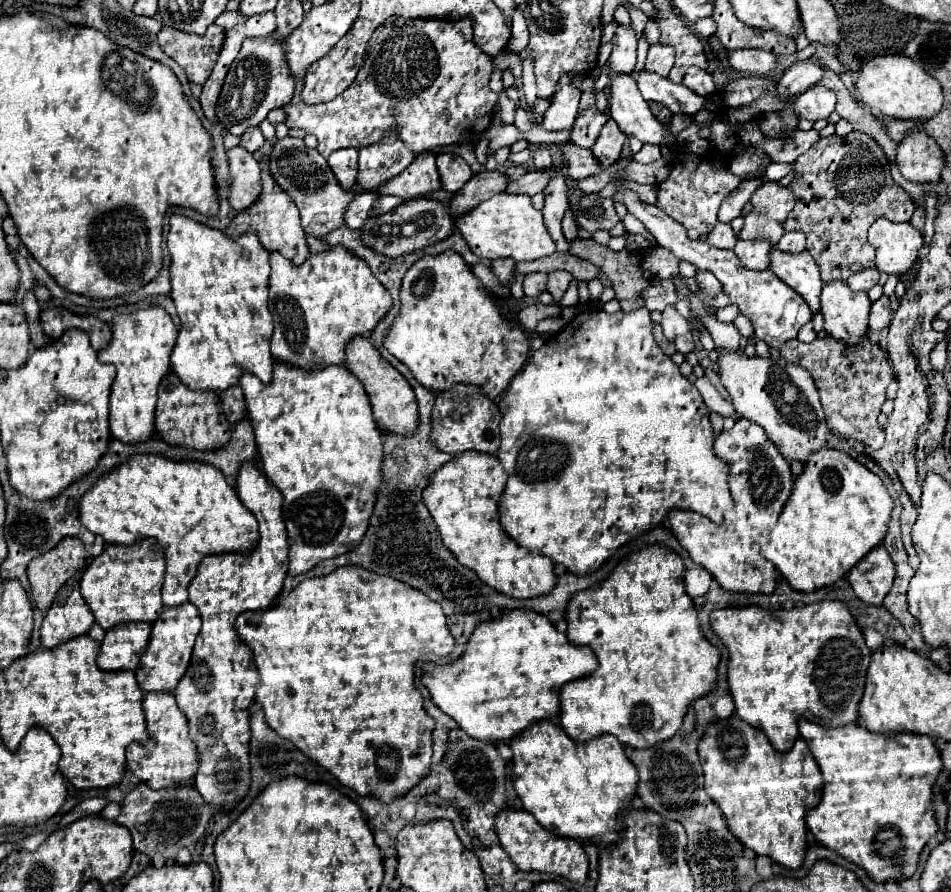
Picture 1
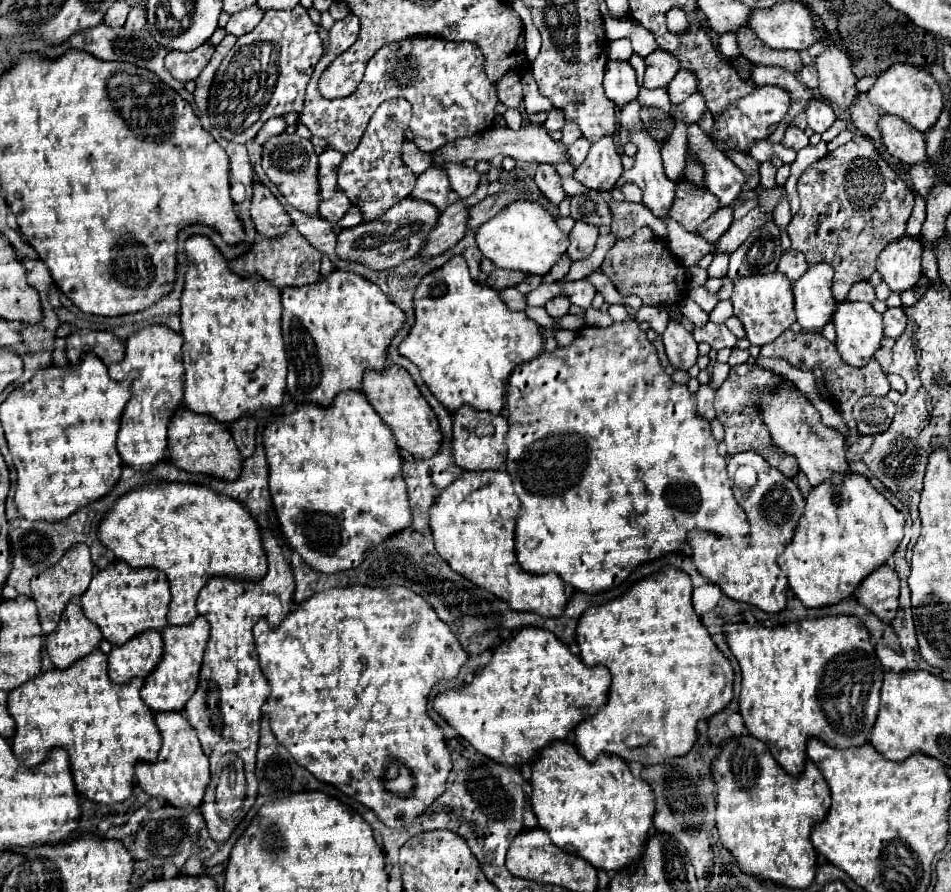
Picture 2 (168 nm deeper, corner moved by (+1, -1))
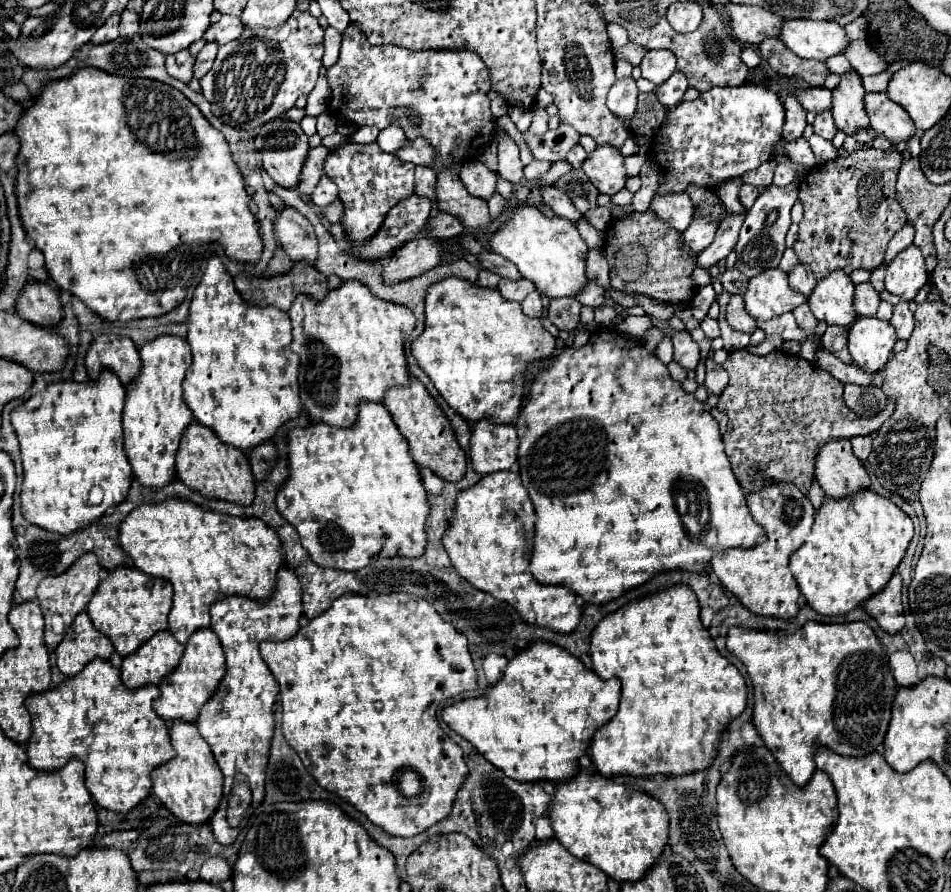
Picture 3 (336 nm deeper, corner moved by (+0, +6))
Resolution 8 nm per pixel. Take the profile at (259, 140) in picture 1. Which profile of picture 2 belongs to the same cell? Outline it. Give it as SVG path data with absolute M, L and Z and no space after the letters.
M277 116L277 118L271 118L271 120L267 120L267 122L263 124L263 130L261 130L259 134L257 134L255 142L263 144L263 142L267 142L267 140L269 140L271 136L277 136L277 134L285 132L285 128L287 128L287 124L285 124L283 116Z

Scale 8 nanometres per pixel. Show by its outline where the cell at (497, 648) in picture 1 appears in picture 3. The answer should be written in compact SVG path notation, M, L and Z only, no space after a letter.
M540 641L540 643L530 643L526 649L522 649L520 653L516 653L516 655L508 661L502 677L500 677L494 685L490 685L488 691L486 691L482 697L460 699L460 701L444 707L444 709L442 709L442 719L444 719L444 723L448 723L460 737L468 739L494 767L502 769L508 777L512 777L512 779L516 779L516 781L540 781L540 779L542 779L542 781L560 781L560 779L564 781L564 779L570 779L572 775L576 775L578 759L584 755L584 751L586 751L586 747L588 747L588 743L590 743L590 739L592 739L592 733L594 733L600 725L604 725L606 721L610 721L610 719L616 715L616 711L618 711L618 701L620 701L620 681L618 681L618 679L608 679L608 681L604 681L604 679L600 679L594 671L586 669L580 659L576 659L574 655L568 655L568 651L564 651L562 647L554 647L554 643Z

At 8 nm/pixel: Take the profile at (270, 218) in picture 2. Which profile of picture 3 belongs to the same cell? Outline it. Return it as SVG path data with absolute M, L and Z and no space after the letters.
M284 207L276 211L274 217L274 237L278 247L290 259L304 259L308 263L316 261L318 241L310 221L296 209Z

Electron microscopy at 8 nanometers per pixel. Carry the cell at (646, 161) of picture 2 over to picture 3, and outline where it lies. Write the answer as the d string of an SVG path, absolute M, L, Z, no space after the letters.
M684 191L680 195L660 195L660 193L656 193L650 201L650 209L660 219L668 221L680 233L692 221L692 199Z

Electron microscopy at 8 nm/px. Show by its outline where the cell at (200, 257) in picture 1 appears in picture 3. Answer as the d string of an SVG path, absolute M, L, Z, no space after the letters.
M210 255L208 259L208 267L206 267L206 273L202 275L202 281L198 283L196 291L194 291L194 297L190 301L190 311L188 311L188 335L186 335L190 347L192 347L192 365L190 369L186 371L186 377L184 377L184 401L188 403L188 407L192 409L194 417L198 423L214 429L214 433L228 445L234 445L242 451L248 451L256 445L260 445L262 441L270 439L274 435L274 431L286 423L288 419L294 419L298 417L300 413L300 395L298 395L298 365L300 365L300 359L298 355L290 355L290 351L286 353L286 349L290 347L292 343L292 325L290 325L290 319L288 319L288 313L286 311L276 311L276 307L252 307L250 303L244 303L244 299L240 299L240 293L236 291L234 287L234 281L230 277L230 273L224 269L222 261L218 259L218 255Z

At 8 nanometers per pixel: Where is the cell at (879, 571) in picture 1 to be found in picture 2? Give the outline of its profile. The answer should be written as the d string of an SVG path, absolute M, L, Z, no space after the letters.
M889 566L869 574L859 586L855 598L881 622L891 624L899 610L899 576Z

